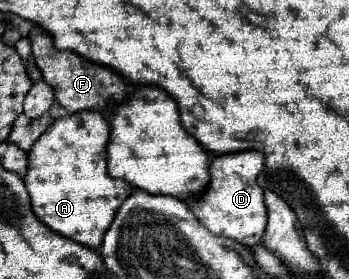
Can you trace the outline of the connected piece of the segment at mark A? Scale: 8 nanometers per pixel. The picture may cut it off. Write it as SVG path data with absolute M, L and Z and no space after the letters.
M79 111L55 119L27 153L27 173L23 177L37 219L51 231L91 249L101 245L115 211L133 189L129 183L107 175L107 141L109 121L101 111Z

